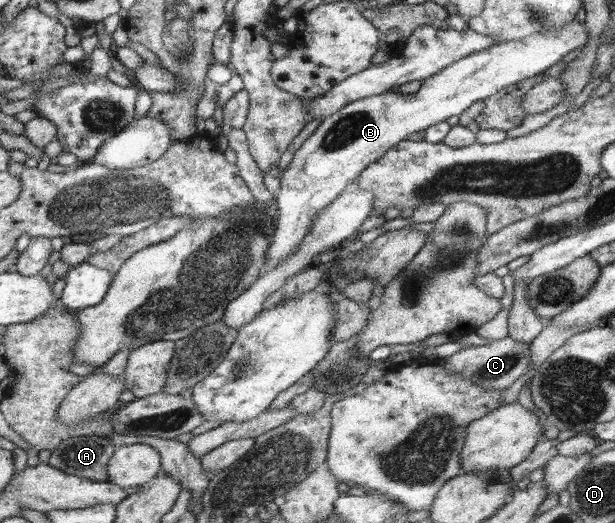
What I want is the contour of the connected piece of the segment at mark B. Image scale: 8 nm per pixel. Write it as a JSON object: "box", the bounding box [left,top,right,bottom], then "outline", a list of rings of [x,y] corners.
{"box":[266,20,588,268],"outline":[[[578,20],[570,21],[568,25],[564,25],[564,27],[556,28],[556,31],[548,31],[548,28],[544,28],[540,33],[534,33],[534,35],[530,35],[530,37],[525,37],[524,39],[520,39],[520,41],[513,41],[508,43],[498,43],[497,45],[490,46],[490,48],[486,48],[486,50],[482,50],[480,52],[474,52],[474,54],[470,54],[470,56],[466,56],[466,58],[462,58],[462,60],[458,60],[453,62],[450,66],[444,67],[440,72],[433,74],[430,78],[424,79],[422,86],[412,94],[402,94],[401,92],[396,92],[395,90],[390,90],[388,92],[384,92],[382,94],[376,94],[374,96],[368,96],[366,98],[360,98],[358,100],[354,100],[350,102],[350,104],[344,106],[342,109],[338,110],[338,112],[328,116],[326,119],[322,121],[322,124],[318,126],[318,129],[313,132],[313,134],[308,137],[305,142],[300,146],[300,148],[295,152],[292,161],[285,168],[284,174],[282,175],[280,189],[278,194],[275,196],[275,208],[279,212],[276,214],[278,219],[276,220],[276,229],[274,234],[271,237],[271,243],[269,244],[270,250],[269,253],[266,254],[266,268],[270,266],[274,266],[280,261],[284,261],[284,259],[288,259],[288,257],[292,257],[294,253],[296,253],[296,249],[298,249],[299,244],[307,237],[309,234],[309,229],[311,224],[313,224],[313,218],[321,212],[325,206],[329,204],[333,204],[338,197],[341,196],[342,193],[346,192],[346,190],[354,184],[356,179],[360,176],[361,172],[368,168],[368,166],[372,165],[373,162],[376,162],[380,157],[385,156],[385,153],[392,149],[393,146],[400,144],[402,141],[405,141],[410,134],[414,134],[414,132],[420,132],[420,130],[429,129],[430,126],[438,125],[440,122],[447,121],[450,117],[460,116],[466,109],[468,109],[472,104],[477,103],[478,100],[485,100],[485,98],[492,97],[493,94],[500,93],[502,89],[506,89],[509,86],[516,85],[517,82],[524,81],[527,78],[532,78],[537,74],[544,73],[547,68],[550,66],[554,66],[557,62],[560,62],[564,56],[578,47],[583,48],[586,46],[586,42],[588,42],[588,33],[586,33],[586,28],[584,28],[583,24],[580,24]]]}

